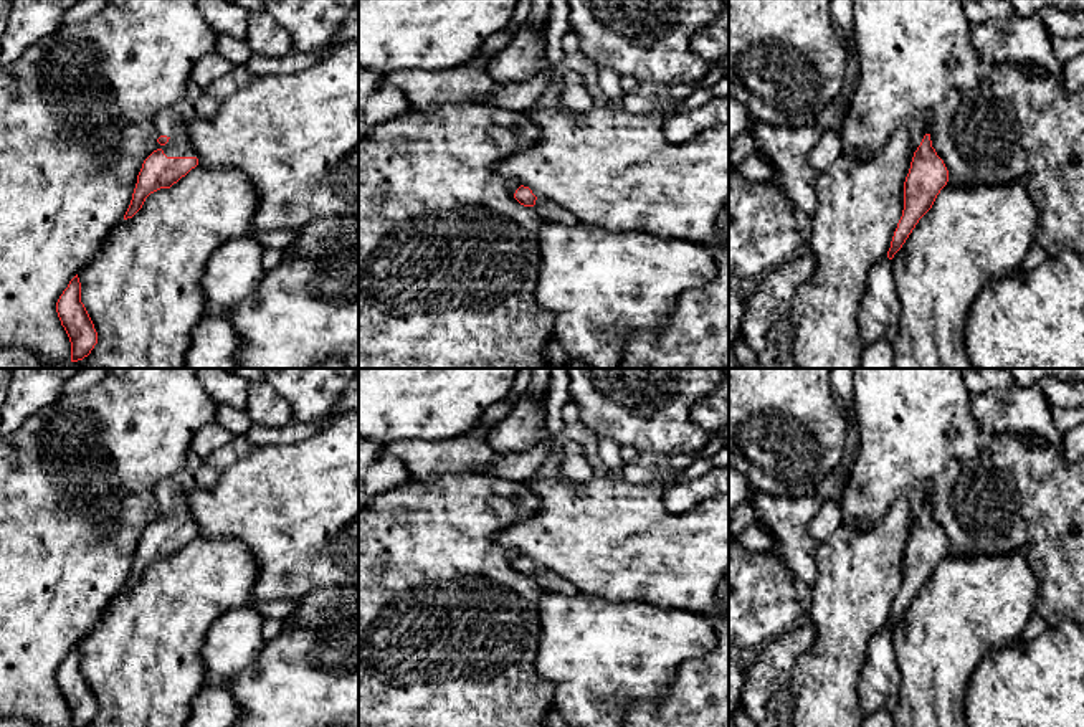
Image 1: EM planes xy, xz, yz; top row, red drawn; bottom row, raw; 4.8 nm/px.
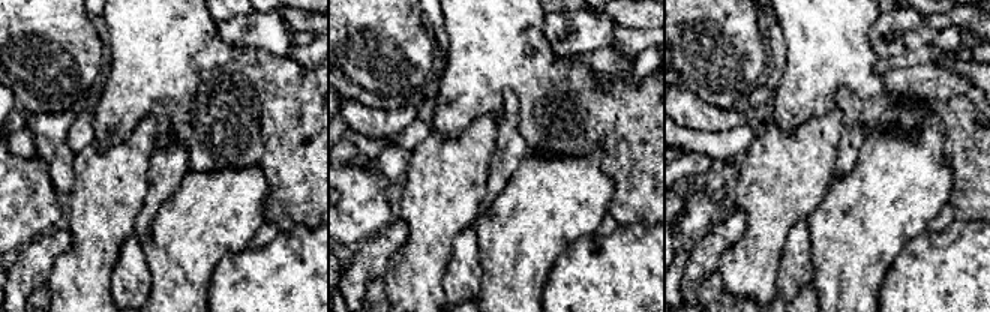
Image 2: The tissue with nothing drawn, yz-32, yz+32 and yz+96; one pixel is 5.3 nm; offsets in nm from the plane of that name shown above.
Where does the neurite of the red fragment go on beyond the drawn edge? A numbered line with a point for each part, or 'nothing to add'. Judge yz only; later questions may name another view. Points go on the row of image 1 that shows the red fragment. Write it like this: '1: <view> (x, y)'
nothing to add

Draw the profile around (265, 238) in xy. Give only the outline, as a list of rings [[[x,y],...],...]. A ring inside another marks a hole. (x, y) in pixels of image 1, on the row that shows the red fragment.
[[[253,228],[250,231],[250,235],[253,235],[261,246],[276,248],[276,249],[291,246],[297,238],[297,231],[273,231],[273,233],[269,233],[269,231],[256,230],[256,228]]]

